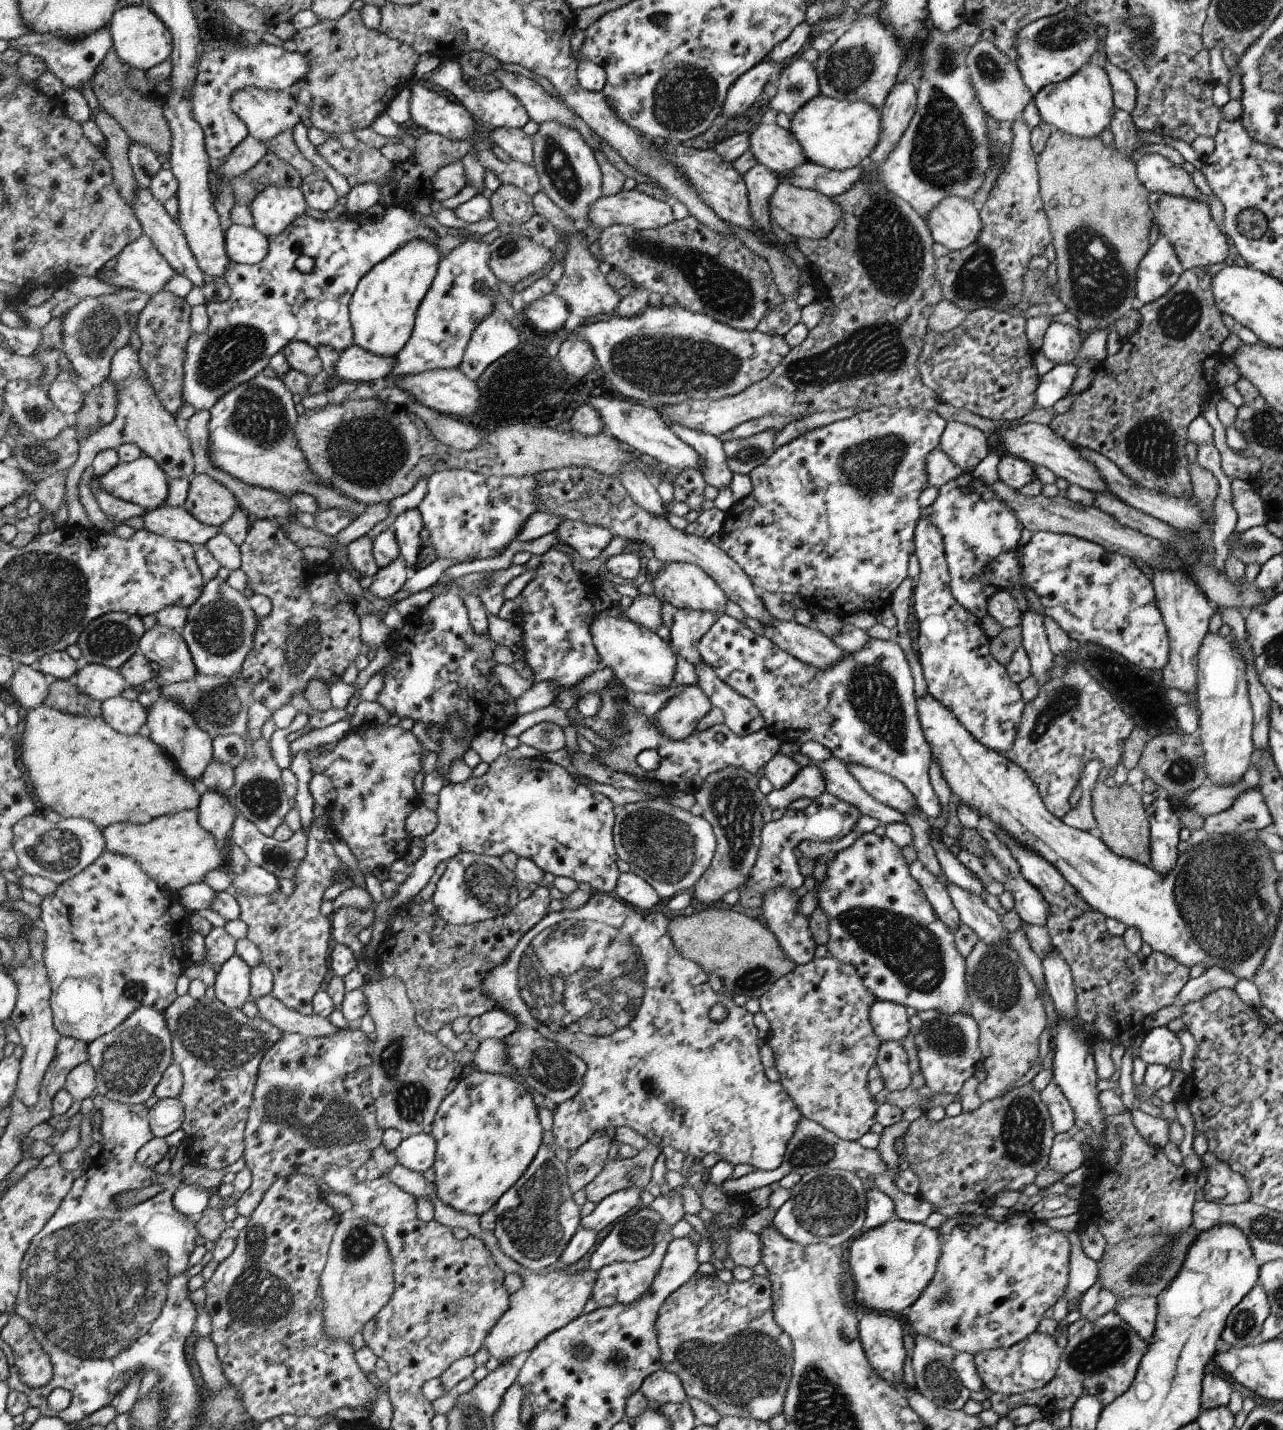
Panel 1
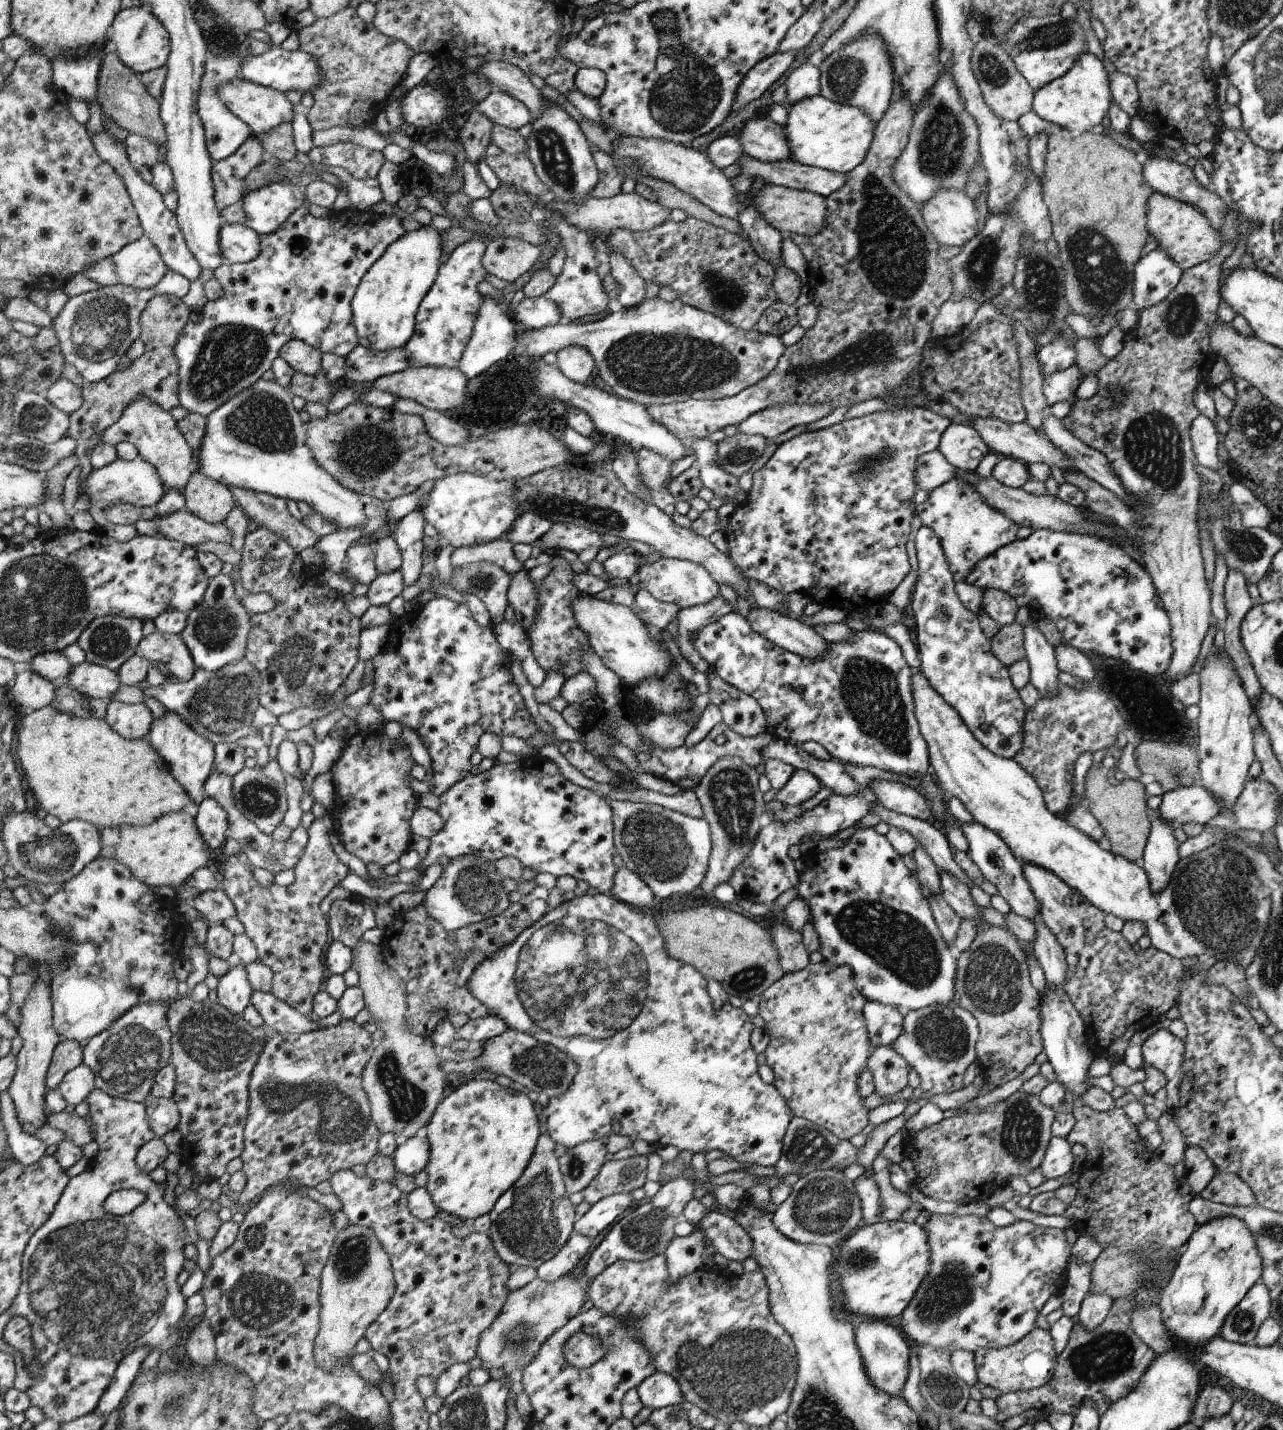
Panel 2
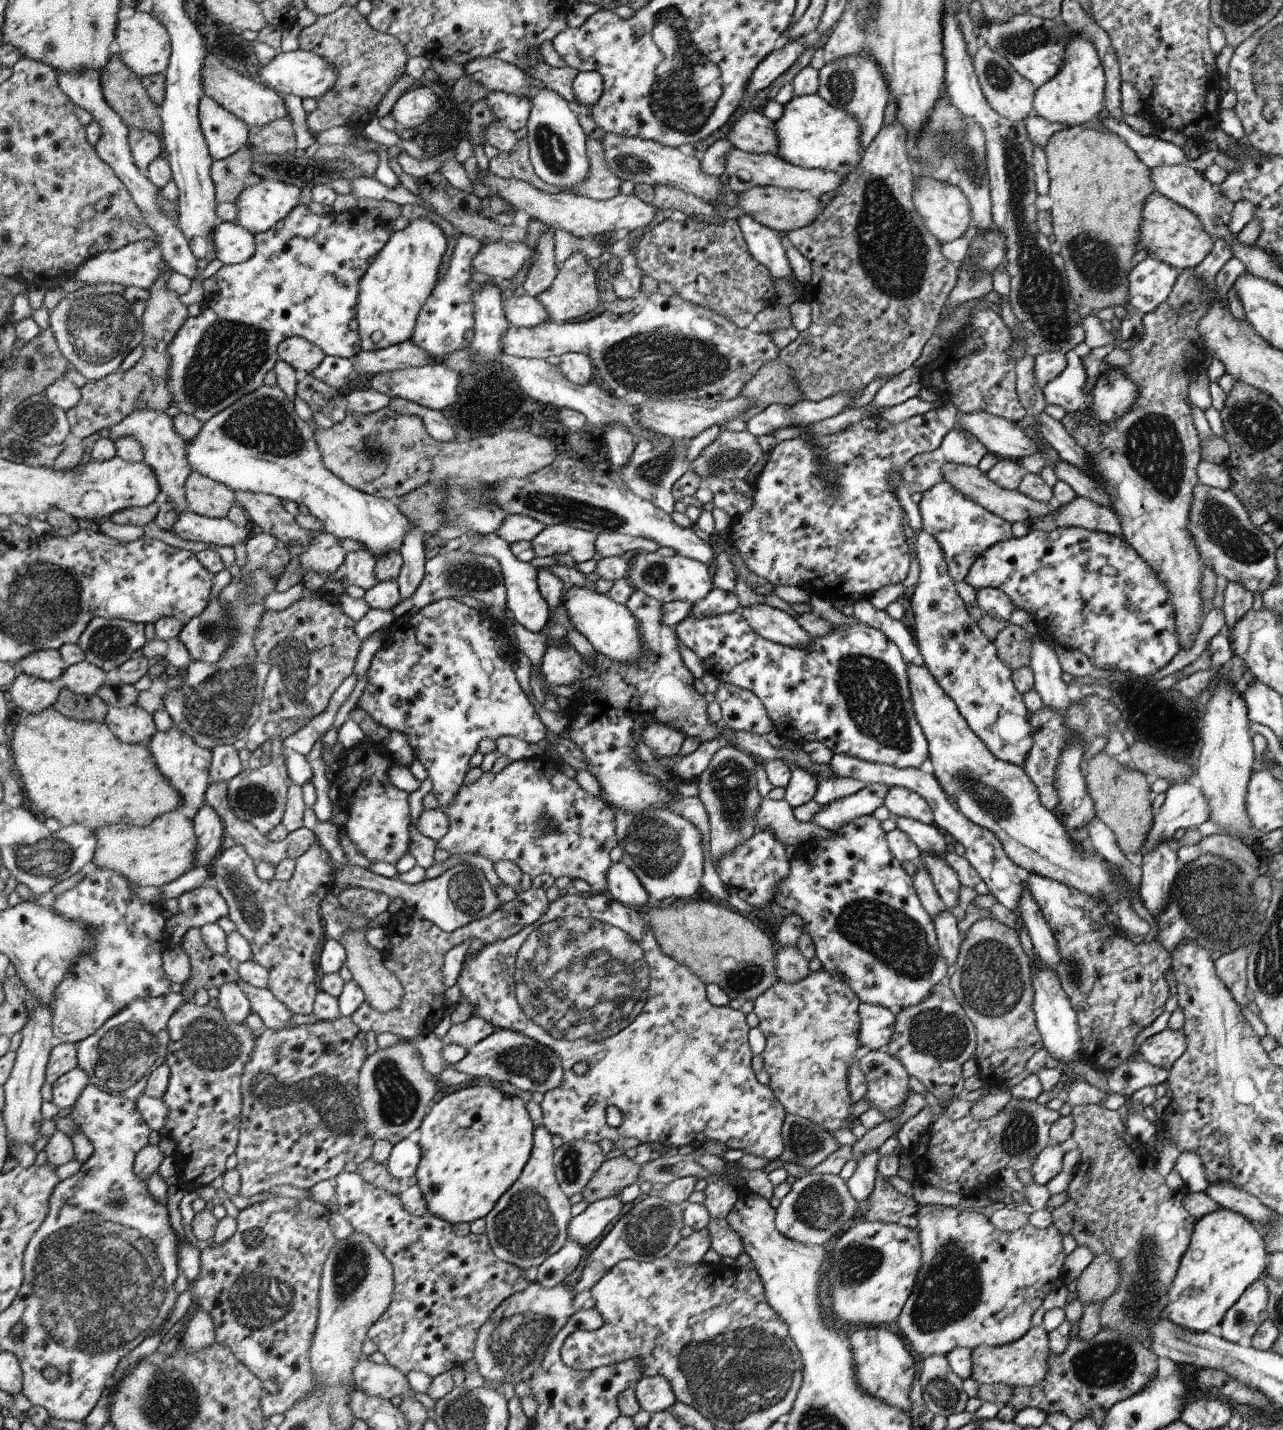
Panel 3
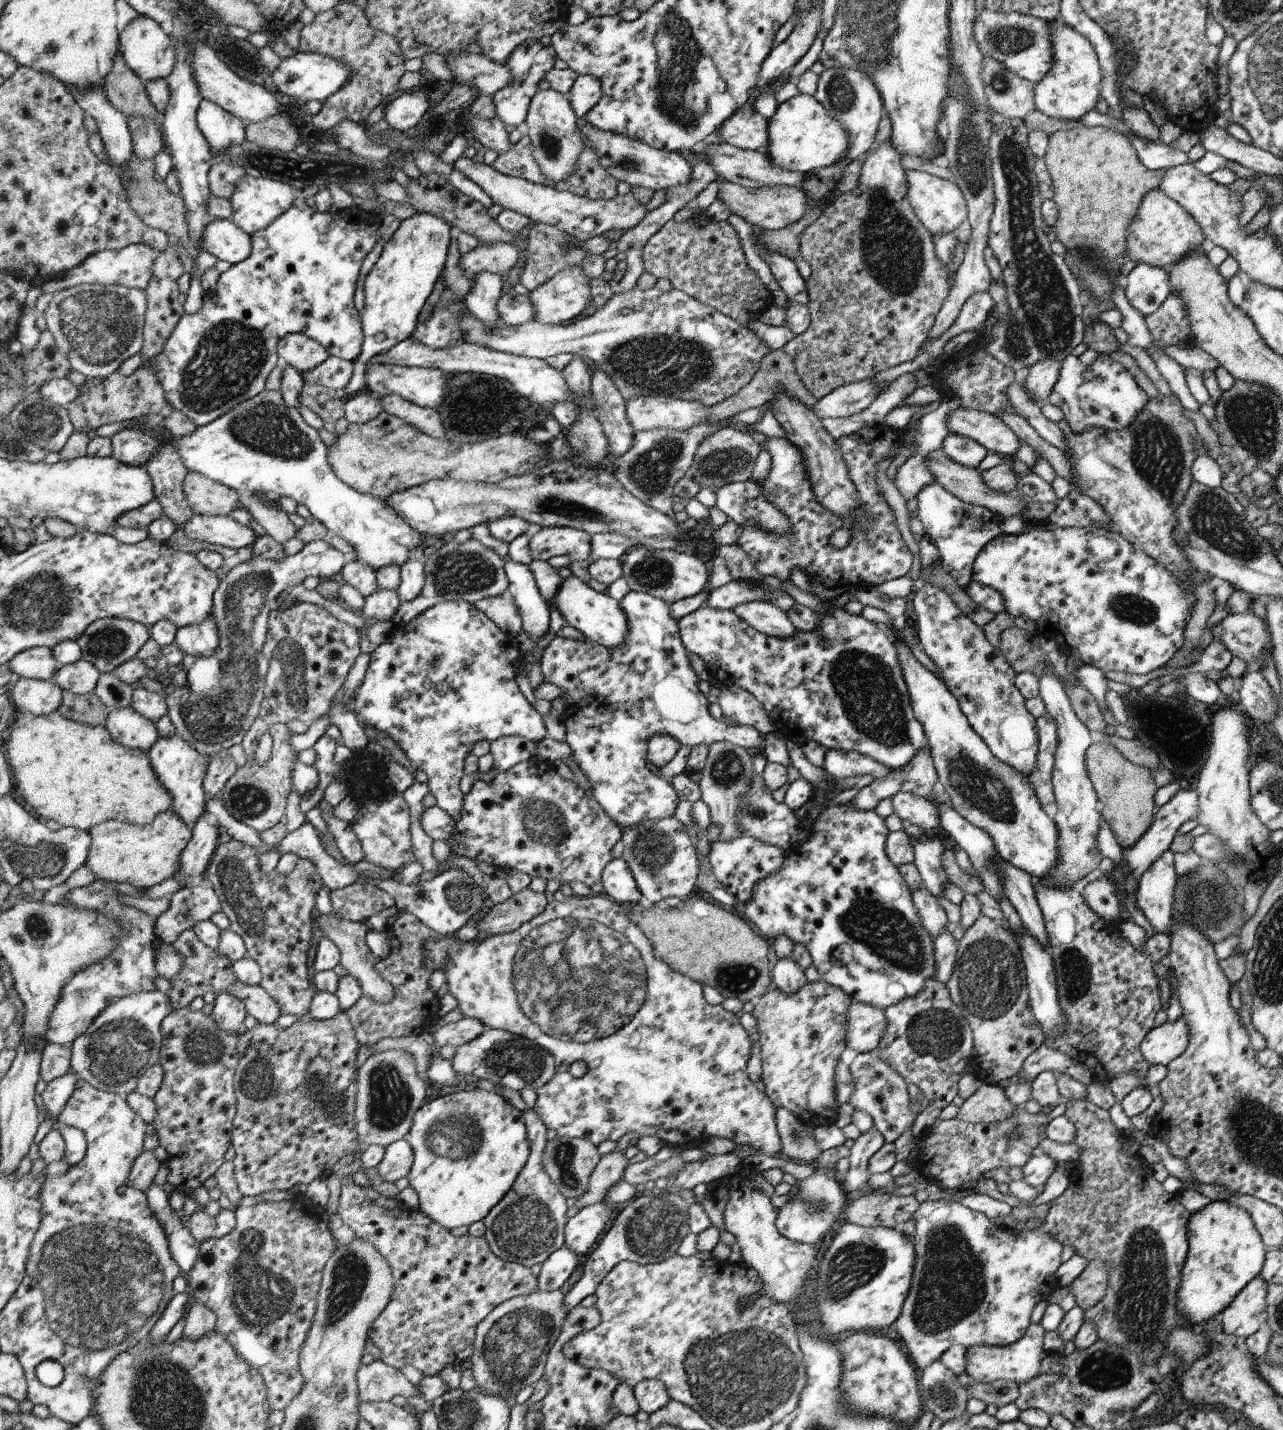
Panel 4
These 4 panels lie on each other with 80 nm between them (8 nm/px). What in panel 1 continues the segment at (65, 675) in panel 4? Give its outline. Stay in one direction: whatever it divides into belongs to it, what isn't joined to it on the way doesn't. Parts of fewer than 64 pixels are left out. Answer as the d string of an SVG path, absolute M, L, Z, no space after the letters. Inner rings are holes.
M81 663L76 673L77 687L81 692L102 703L120 696L128 687L119 669L111 669L103 664Z

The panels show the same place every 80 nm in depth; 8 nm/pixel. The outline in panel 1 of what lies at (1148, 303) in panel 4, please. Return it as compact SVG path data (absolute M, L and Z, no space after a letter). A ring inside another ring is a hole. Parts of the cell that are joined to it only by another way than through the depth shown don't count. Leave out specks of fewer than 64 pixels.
M1162 236L1139 262L1136 279L1136 296L1144 304L1165 295L1184 272L1173 246Z

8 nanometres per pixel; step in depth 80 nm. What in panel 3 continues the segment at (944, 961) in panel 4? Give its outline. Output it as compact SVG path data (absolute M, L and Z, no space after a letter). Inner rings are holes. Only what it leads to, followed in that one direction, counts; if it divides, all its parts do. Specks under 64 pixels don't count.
M946 909L935 917L933 923L939 942L940 954L946 960L951 971L959 953L959 946L963 941L963 938L958 933L958 922Z

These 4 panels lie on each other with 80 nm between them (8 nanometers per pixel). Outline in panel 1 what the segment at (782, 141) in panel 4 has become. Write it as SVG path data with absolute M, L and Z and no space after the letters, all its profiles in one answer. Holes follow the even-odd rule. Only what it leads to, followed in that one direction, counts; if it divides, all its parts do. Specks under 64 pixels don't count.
M820 94L793 114L789 131L803 148L808 161L843 171L868 160L879 142L881 128L882 112L870 103L836 100Z

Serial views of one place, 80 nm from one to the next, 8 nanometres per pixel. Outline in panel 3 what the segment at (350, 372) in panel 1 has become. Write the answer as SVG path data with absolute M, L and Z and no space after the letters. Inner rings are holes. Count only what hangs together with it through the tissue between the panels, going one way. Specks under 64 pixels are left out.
M414 340L380 349L364 351L353 358L353 372L356 377L371 378L378 373L402 370L410 367L421 367L436 364L431 354L418 346Z

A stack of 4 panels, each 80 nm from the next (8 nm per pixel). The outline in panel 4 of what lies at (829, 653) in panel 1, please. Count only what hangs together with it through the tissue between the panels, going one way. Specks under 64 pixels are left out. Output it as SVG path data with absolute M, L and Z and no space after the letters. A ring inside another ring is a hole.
M750 601L739 604L733 610L758 632L773 637L794 637L798 634L796 627L789 621L785 611L772 603Z

